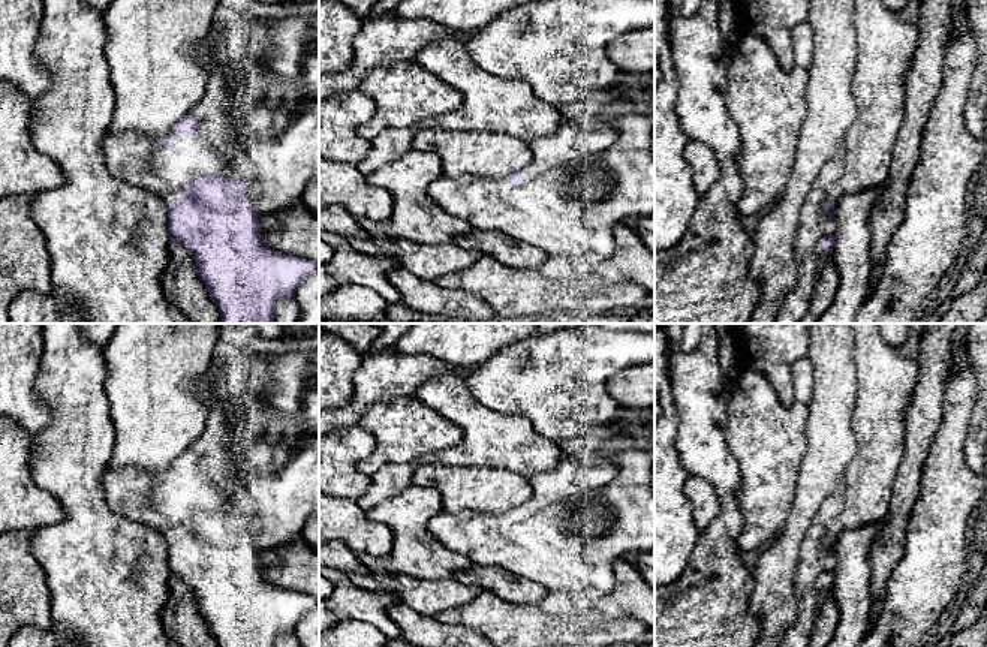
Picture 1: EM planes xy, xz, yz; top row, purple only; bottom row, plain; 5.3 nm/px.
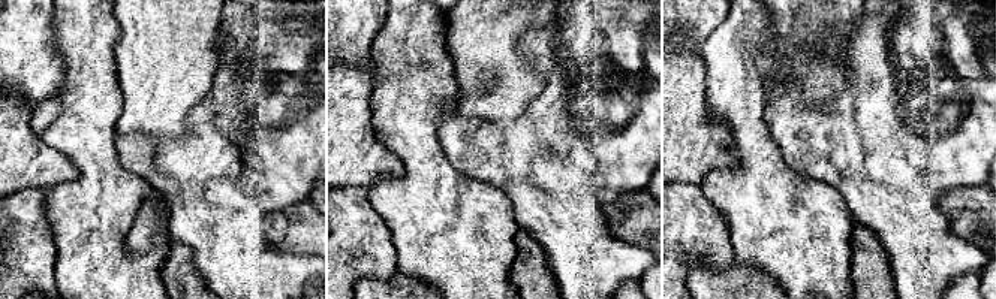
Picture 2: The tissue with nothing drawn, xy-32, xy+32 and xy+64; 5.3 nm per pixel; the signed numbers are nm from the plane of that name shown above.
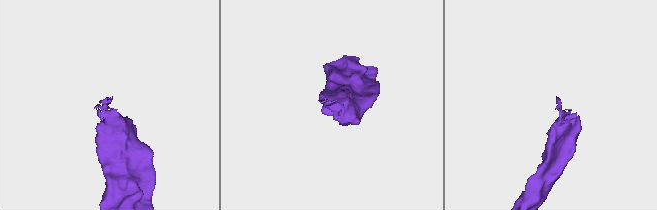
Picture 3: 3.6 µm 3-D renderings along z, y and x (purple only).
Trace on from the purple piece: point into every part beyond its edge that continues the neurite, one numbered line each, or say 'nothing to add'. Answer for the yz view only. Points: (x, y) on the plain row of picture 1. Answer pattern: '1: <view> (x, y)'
1: yz (887, 376)

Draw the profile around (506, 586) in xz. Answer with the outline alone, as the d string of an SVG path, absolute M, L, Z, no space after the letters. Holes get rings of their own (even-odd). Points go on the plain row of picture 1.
M473 565L470 569L457 571L452 578L520 605L538 605L548 593L544 586L496 566Z

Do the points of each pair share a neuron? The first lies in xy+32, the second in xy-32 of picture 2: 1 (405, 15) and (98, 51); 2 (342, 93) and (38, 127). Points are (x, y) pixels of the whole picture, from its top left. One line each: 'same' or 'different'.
1: same
2: different

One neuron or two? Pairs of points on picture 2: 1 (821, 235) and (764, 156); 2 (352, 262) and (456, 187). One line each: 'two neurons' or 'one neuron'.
1: one neuron
2: two neurons

